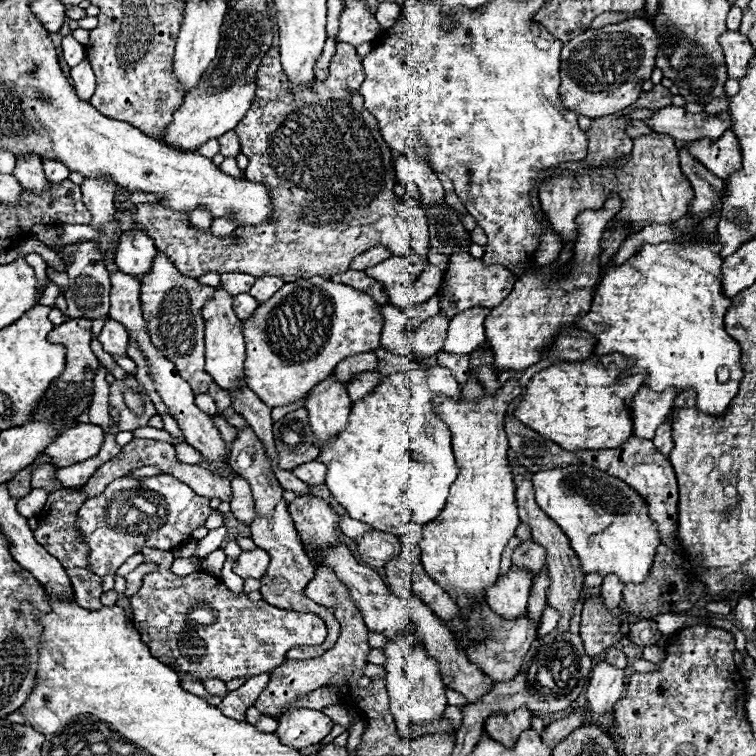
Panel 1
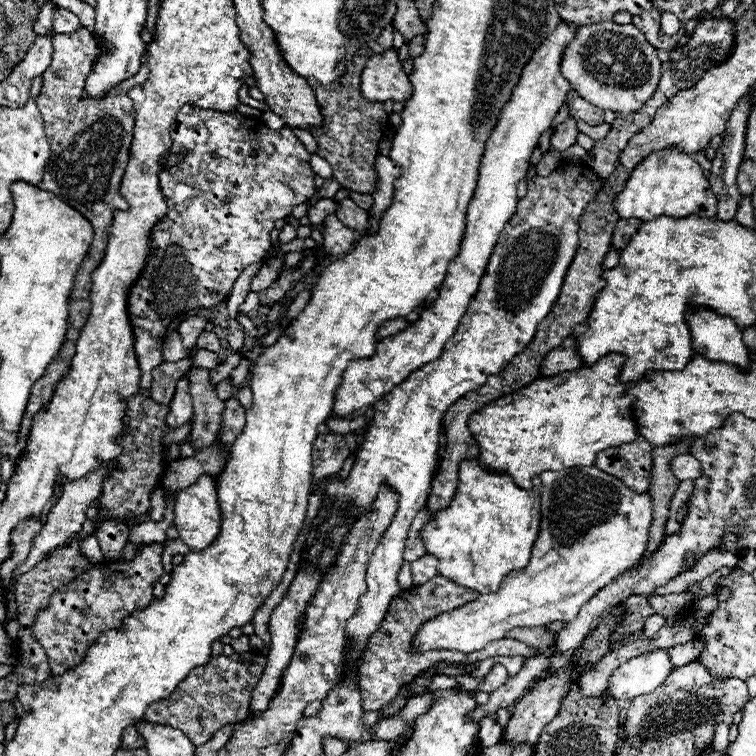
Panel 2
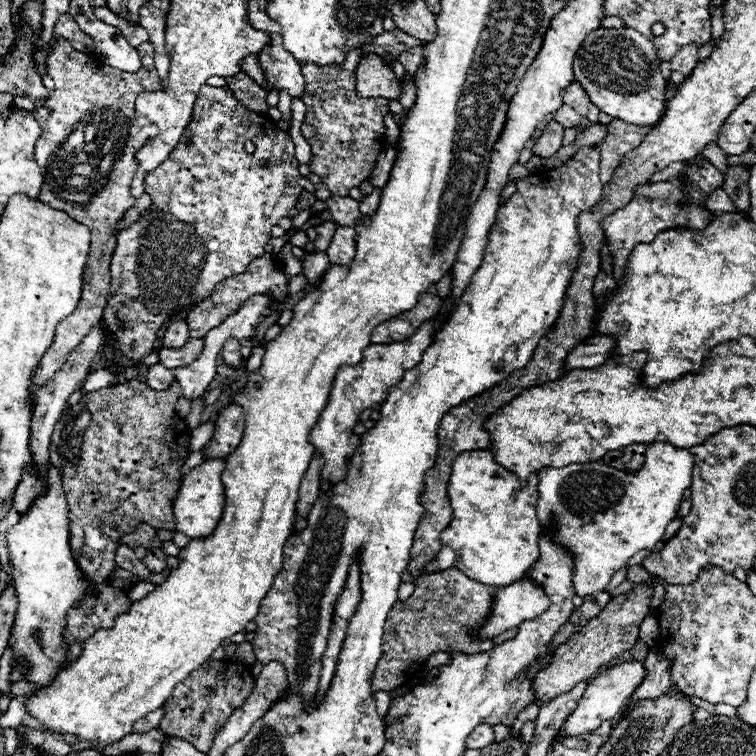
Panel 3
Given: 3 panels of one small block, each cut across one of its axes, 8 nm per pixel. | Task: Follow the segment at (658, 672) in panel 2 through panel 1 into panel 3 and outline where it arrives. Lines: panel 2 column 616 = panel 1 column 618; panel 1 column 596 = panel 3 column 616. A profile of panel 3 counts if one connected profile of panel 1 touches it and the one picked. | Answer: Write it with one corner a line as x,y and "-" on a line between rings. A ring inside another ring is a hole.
620,662
620,664
610,666
604,674
592,678
588,682
584,696
578,700
576,710
568,714
568,718
564,720
558,736
586,734
590,730
596,730
604,720
612,720
614,716
618,716
626,708
634,690
644,682
644,678
646,678
646,666
642,662

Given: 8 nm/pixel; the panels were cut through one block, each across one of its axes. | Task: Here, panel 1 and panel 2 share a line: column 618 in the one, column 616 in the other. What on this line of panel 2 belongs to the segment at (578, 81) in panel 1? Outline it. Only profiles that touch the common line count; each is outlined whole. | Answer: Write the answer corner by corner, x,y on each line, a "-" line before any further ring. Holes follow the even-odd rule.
600,22
580,26
574,40
566,46
560,62
562,76
586,102
612,112
638,112
652,96
660,80
660,60
656,48
648,44
634,24

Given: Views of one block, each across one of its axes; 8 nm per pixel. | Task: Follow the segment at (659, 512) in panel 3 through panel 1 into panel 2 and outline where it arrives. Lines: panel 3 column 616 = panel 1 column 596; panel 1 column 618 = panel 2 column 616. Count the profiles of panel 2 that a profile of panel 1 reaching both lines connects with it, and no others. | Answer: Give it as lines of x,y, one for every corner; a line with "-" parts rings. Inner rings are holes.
596,466
590,468
564,468
560,472
542,472
542,528
532,548
532,560
528,568
510,572
504,576
500,590
492,596
480,596
478,600
464,604
452,612
438,614
424,622
412,638
412,650
454,650
472,654
486,648
488,642
504,638
512,628
534,628
554,620
572,622
580,608
592,600
592,596
608,586
616,576
632,568
646,550
648,528
652,522
652,498
650,494
636,494
614,476
600,472

